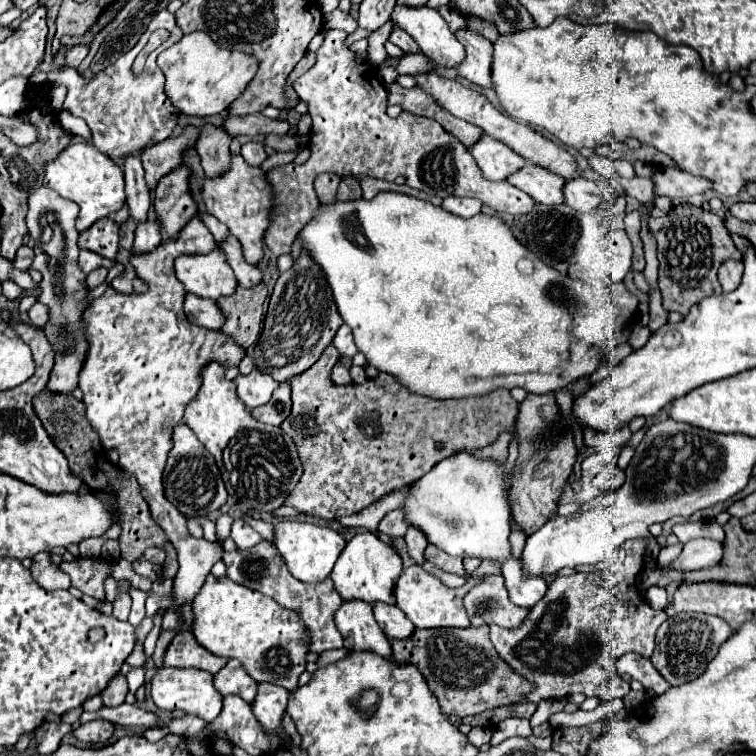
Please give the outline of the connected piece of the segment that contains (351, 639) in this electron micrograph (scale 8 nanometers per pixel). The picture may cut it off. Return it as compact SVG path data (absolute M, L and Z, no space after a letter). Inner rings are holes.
M346 601L334 615L336 627L350 651L368 651L384 659L392 659L392 647L384 631L378 627L372 607L364 601Z

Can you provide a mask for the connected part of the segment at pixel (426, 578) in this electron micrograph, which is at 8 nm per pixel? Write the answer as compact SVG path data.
M412 565L406 567L396 583L394 595L398 601L398 607L406 613L406 617L418 627L418 629L440 629L440 627L468 627L468 615L466 609L462 605L464 595L472 589L472 585L478 581L466 581L462 587L458 589L450 589L446 585L442 585L440 579L436 579L434 575L426 573L420 565Z

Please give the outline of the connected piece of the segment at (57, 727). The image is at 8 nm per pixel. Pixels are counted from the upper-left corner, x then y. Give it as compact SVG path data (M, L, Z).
M44 723L36 731L36 741L38 741L38 751L44 755L50 755L58 749L60 739L71 732L71 725L67 723Z

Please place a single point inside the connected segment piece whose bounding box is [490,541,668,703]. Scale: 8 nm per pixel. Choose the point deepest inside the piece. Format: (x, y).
(567, 644)

